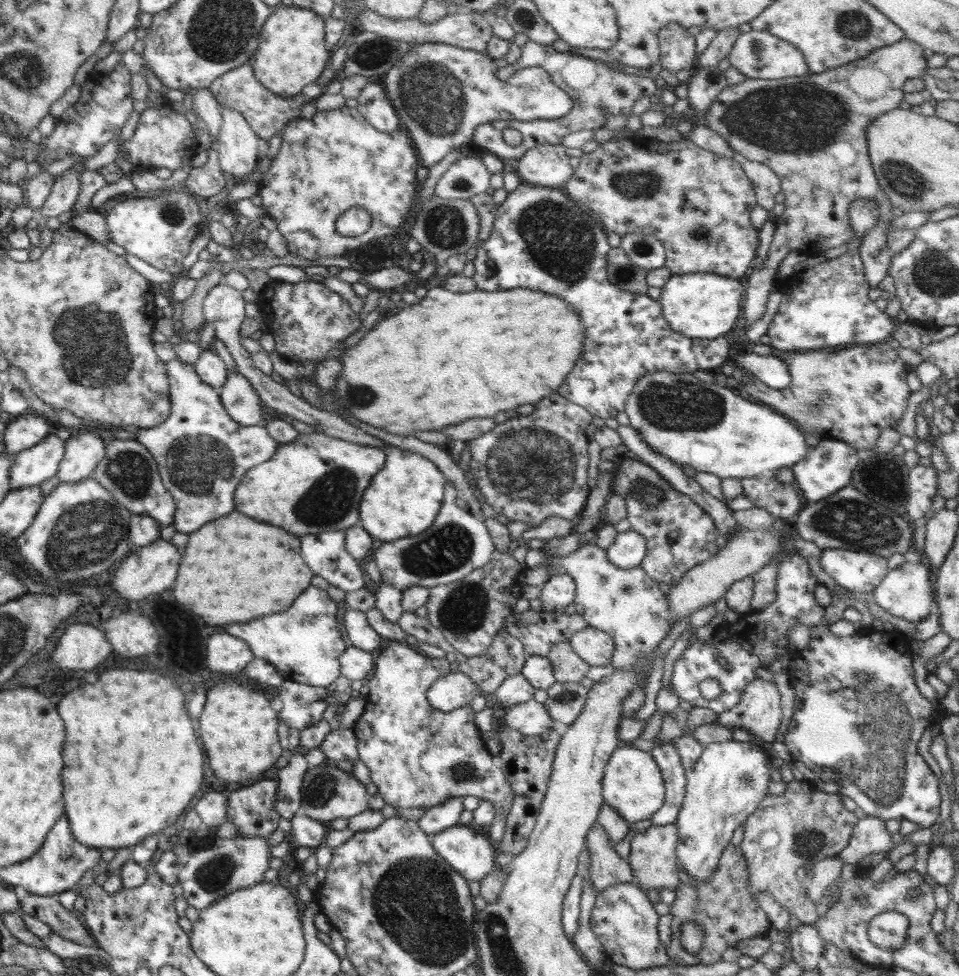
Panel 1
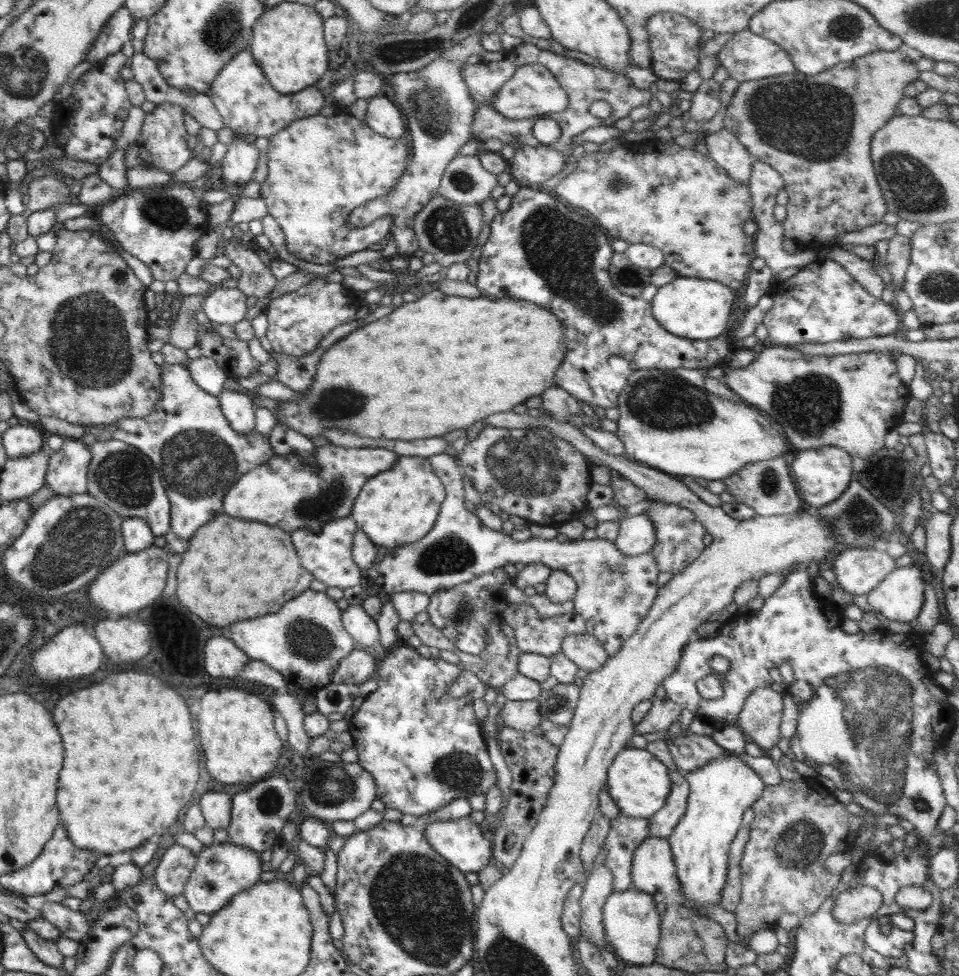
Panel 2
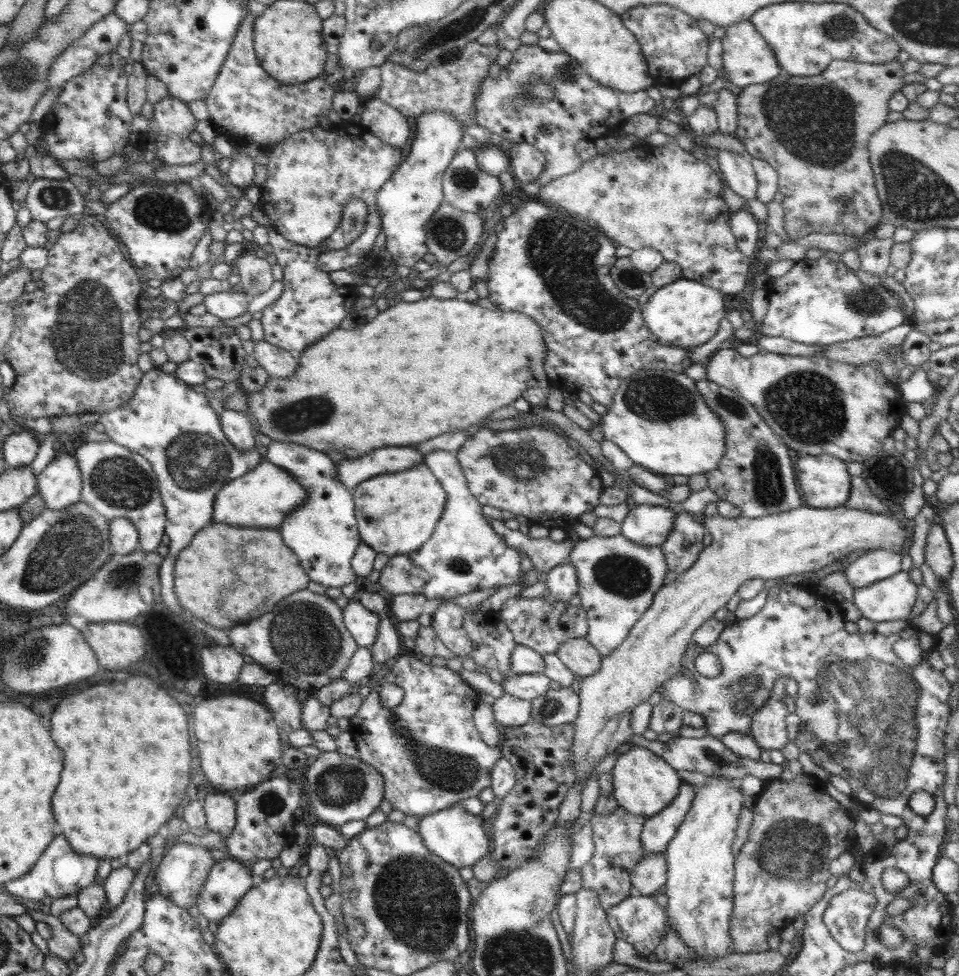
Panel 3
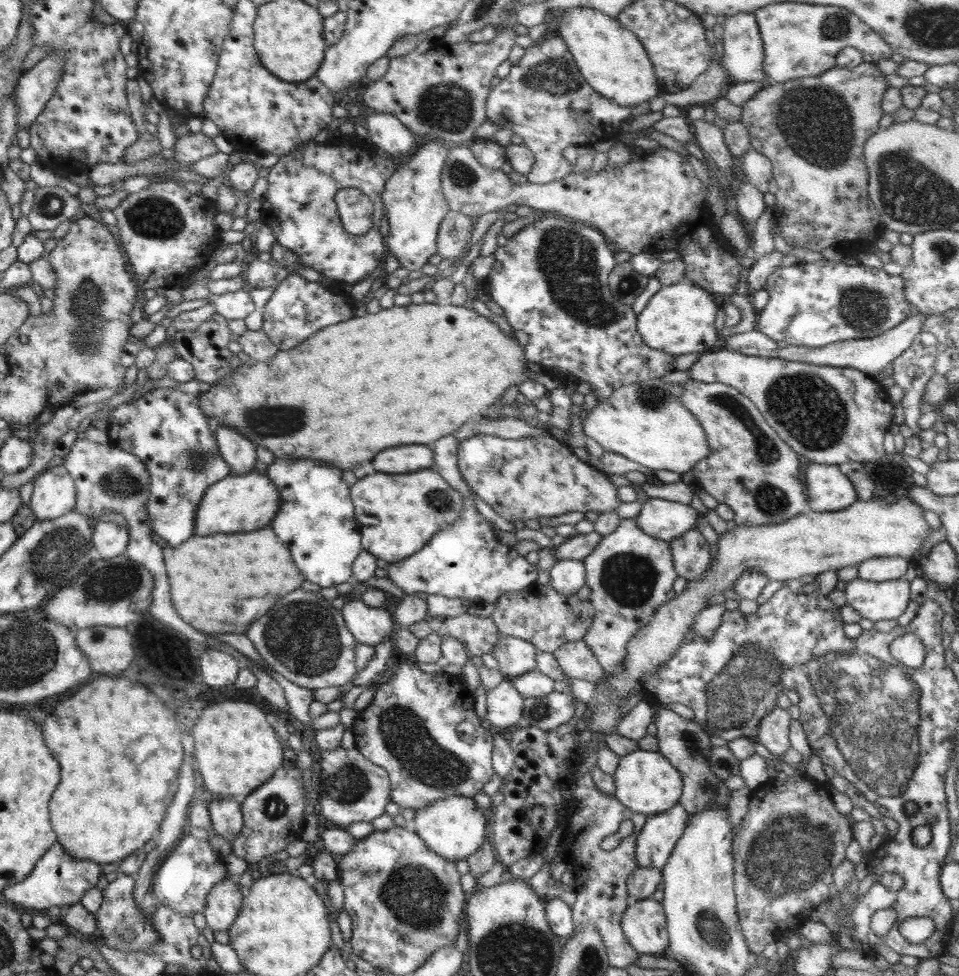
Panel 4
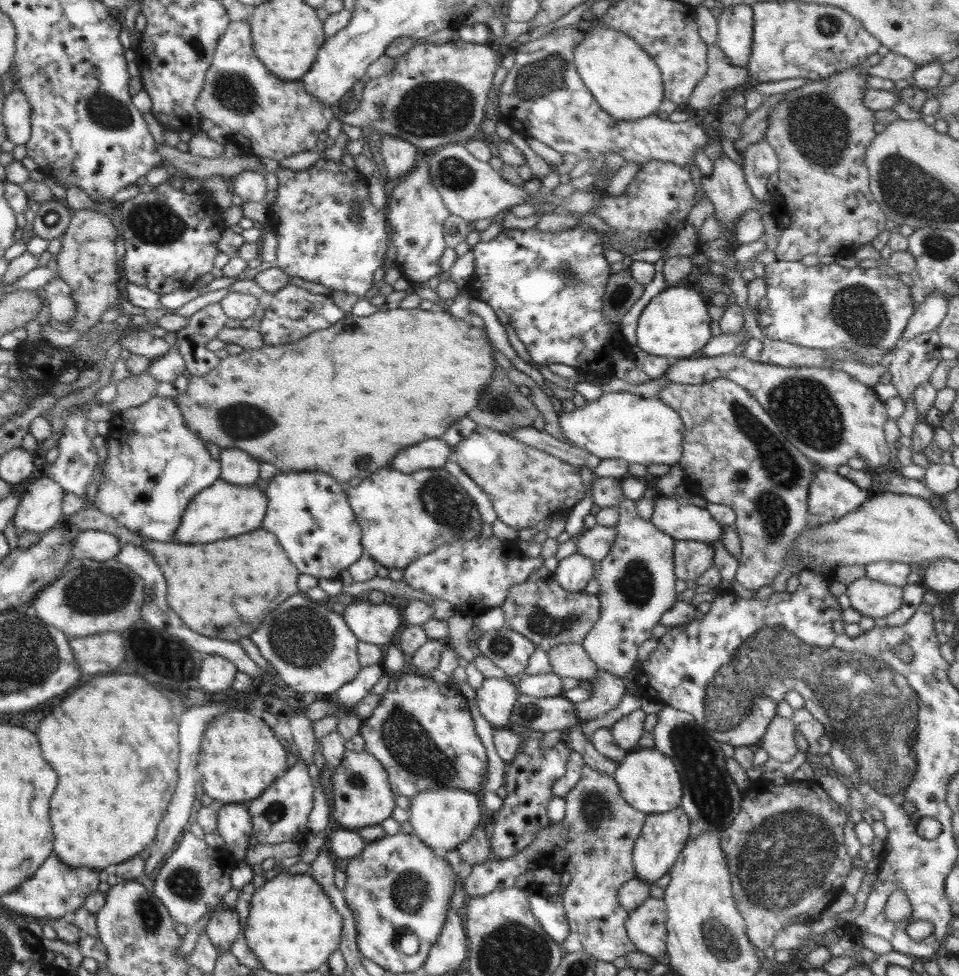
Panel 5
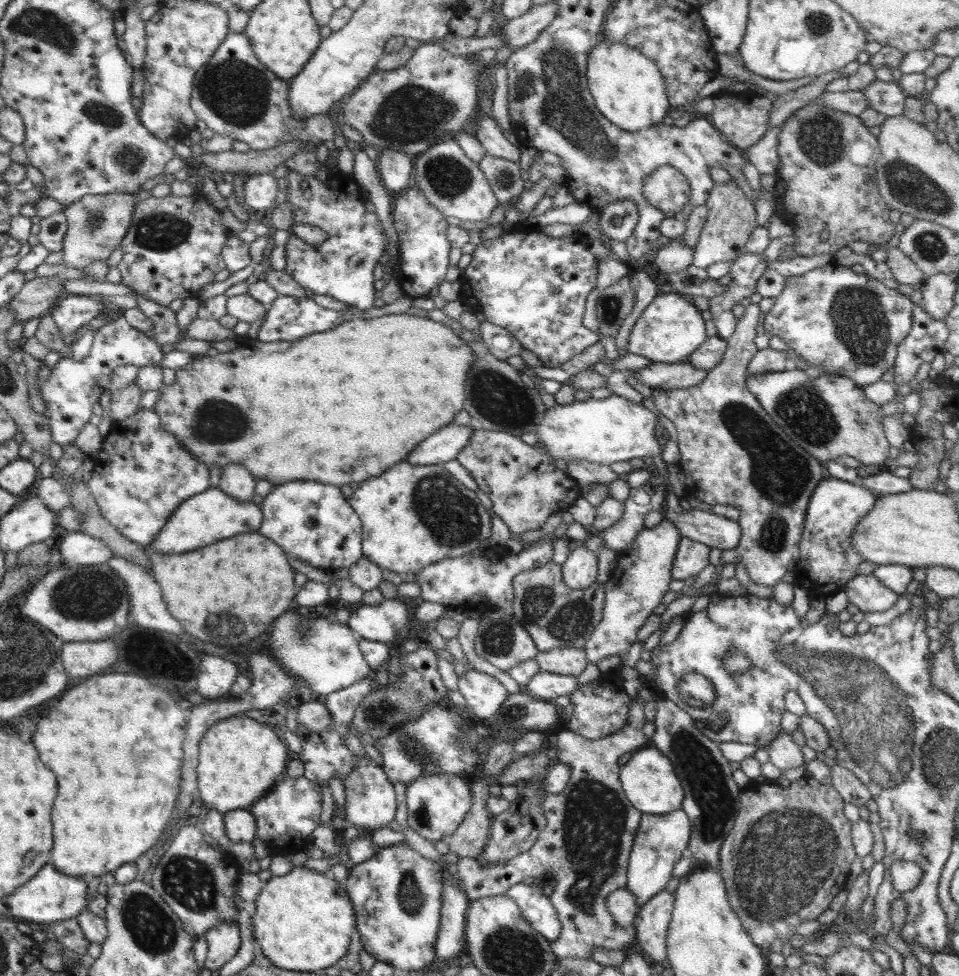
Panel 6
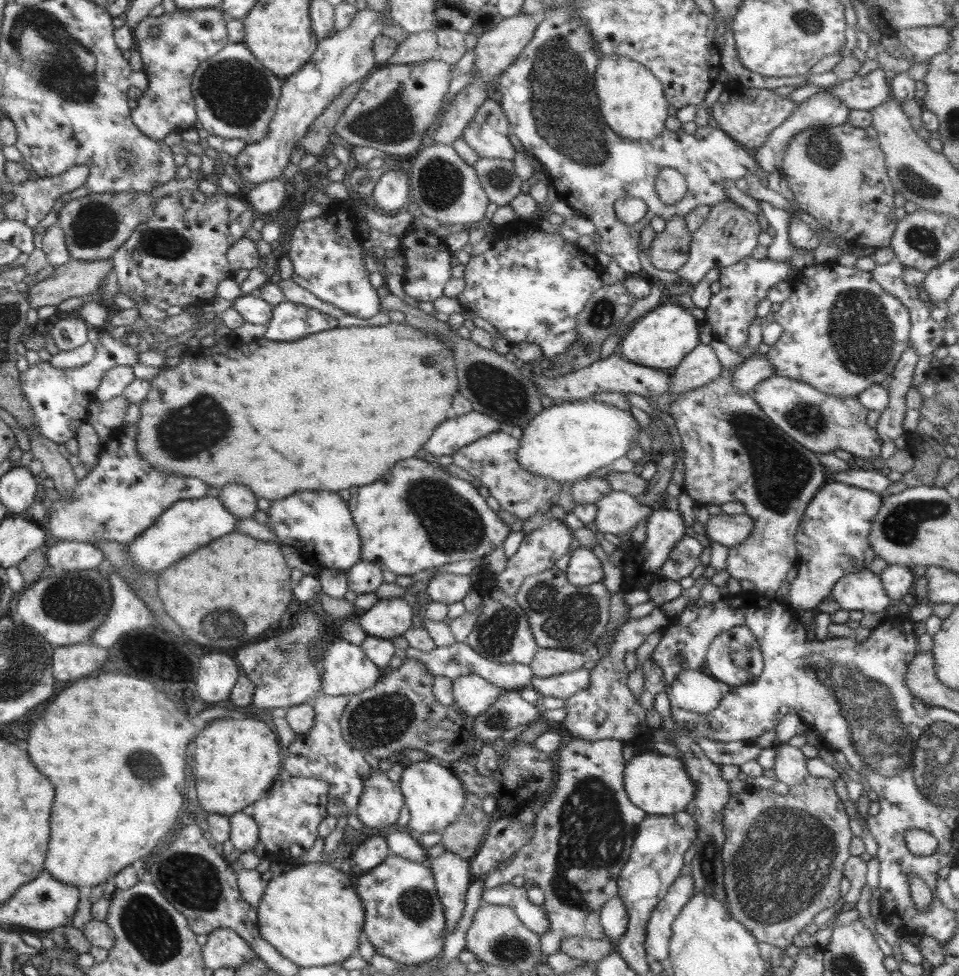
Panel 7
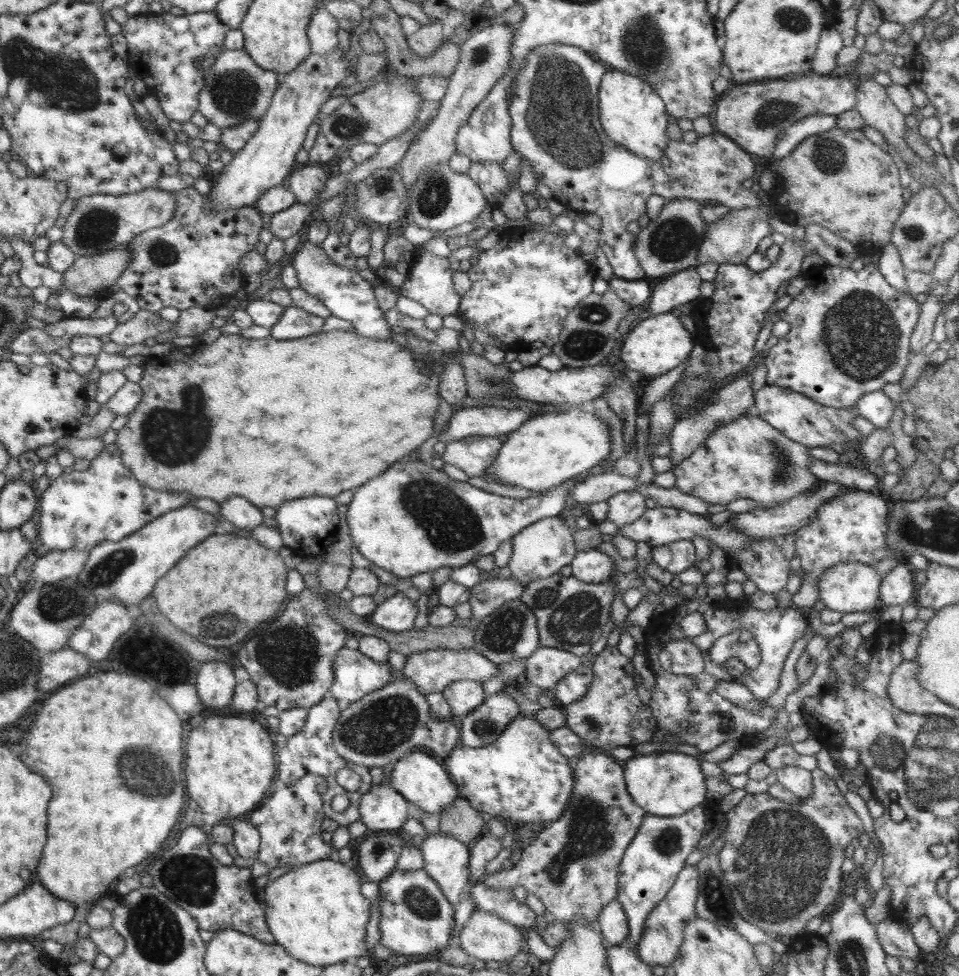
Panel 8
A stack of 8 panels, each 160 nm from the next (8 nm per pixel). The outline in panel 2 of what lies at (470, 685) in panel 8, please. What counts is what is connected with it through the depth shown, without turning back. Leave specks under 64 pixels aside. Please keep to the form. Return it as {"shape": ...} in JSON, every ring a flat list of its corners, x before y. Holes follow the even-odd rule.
{"shape":[[507,700,499,711,504,724,514,730,528,732,534,730,541,723,541,714,537,700,512,701]]}

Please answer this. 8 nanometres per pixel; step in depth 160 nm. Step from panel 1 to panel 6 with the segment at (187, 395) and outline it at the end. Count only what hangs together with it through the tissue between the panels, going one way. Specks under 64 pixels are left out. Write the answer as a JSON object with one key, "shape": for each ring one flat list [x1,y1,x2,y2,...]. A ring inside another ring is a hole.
{"shape":[[139,408,133,416,113,421,111,432,122,434,124,442,103,442,103,450,94,460,95,467,89,481,89,491,94,495,101,515,128,540,145,547,155,540,164,528,168,517,188,497,203,493,210,487,208,466,189,453,173,434,163,429,160,418,153,408]]}

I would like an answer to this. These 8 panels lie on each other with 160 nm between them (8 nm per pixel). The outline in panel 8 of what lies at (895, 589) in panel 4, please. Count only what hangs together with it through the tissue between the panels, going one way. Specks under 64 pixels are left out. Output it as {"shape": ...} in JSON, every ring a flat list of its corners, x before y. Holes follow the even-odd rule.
{"shape":[[841,562,827,568,817,582,820,599,831,610,838,612,867,612,875,611,880,604,881,577,872,565,861,562]]}

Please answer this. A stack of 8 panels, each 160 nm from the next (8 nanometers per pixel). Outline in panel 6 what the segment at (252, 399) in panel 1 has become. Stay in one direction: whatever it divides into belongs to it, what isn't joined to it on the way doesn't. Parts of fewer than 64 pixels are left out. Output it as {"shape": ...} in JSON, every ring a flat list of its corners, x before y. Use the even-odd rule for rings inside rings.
{"shape":[[227,464,221,469,222,475,217,487,237,501,251,501,257,483,254,475,240,464]]}

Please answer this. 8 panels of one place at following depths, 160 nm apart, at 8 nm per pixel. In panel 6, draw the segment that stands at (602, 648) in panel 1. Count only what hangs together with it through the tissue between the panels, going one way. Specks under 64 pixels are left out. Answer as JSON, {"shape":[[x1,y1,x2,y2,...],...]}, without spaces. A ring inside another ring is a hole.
{"shape":[[571,647,539,651,534,658,540,671,578,677,587,666,584,649]]}

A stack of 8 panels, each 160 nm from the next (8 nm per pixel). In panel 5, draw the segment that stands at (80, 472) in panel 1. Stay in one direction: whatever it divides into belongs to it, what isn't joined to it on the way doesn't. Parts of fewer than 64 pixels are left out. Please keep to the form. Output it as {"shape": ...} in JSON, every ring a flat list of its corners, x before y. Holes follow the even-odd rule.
{"shape":[[48,475,27,482,20,490,19,505,13,518,17,534,20,531,44,534,63,523,61,502,64,493,65,490]]}

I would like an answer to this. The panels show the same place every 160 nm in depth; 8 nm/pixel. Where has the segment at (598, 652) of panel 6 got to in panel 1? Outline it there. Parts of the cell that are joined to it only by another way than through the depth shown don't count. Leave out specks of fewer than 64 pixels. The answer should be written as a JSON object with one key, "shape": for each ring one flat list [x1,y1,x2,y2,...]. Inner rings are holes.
{"shape":[[449,480,445,481,444,494,442,506,430,528,416,537,382,543,376,549,374,559,382,582,401,591,411,586,429,589,433,586,452,586,473,570,490,562,496,549,483,521,466,510,466,507,456,505,457,492],[592,542,581,543,574,552,561,556,559,560,553,560,547,554,548,548,529,549,525,558,527,568,560,563,577,586,573,602,576,613,583,616,588,627,612,636,612,667,618,670,640,667,642,659,654,651,672,629,667,596,660,591,658,582,652,580,641,566,624,570,612,564,607,551]]}

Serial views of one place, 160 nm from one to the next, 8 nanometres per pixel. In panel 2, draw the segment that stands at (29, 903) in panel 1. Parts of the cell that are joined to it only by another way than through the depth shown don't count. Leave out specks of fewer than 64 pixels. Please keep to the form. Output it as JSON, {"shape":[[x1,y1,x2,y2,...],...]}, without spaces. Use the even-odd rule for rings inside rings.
{"shape":[[45,901,40,913,44,920,59,930,62,937,80,942,91,929,92,922,84,917,84,913,68,909,61,903]]}

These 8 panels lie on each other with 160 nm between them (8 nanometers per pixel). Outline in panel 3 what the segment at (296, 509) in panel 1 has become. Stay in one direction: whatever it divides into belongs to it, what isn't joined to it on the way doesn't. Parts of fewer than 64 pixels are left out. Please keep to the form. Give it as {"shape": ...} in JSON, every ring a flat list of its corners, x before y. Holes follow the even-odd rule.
{"shape":[[414,446,380,448,374,450,374,454,368,452,356,460,343,459,335,463,336,476,346,488,354,488,370,476,411,469,415,464,422,463,423,458,424,454],[262,461,244,476,226,482,216,493,213,520,234,526,278,528,306,497,306,489,287,470]]}

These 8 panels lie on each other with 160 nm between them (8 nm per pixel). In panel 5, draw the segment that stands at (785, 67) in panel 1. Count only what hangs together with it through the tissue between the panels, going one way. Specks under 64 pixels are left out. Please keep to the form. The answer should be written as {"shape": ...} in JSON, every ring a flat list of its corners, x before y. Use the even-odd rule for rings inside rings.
{"shape":[[726,4,717,19,716,44,734,66,747,66,753,43,753,8,746,4]]}

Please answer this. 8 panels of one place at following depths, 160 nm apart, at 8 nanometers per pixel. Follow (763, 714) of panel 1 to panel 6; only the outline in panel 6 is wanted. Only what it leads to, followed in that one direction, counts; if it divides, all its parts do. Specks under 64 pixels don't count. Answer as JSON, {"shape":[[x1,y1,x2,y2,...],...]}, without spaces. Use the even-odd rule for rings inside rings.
{"shape":[[780,730,766,750,769,762,781,771,805,766,801,747,793,741,791,733]]}

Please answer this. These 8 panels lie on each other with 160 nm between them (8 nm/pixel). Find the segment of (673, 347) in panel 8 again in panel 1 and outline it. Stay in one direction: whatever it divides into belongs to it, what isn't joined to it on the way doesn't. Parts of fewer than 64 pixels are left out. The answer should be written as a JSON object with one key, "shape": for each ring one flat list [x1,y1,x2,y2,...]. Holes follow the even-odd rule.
{"shape":[[718,274,672,275,662,288,658,302,672,330,691,339,714,339,728,332,740,316,744,288,739,280]]}

